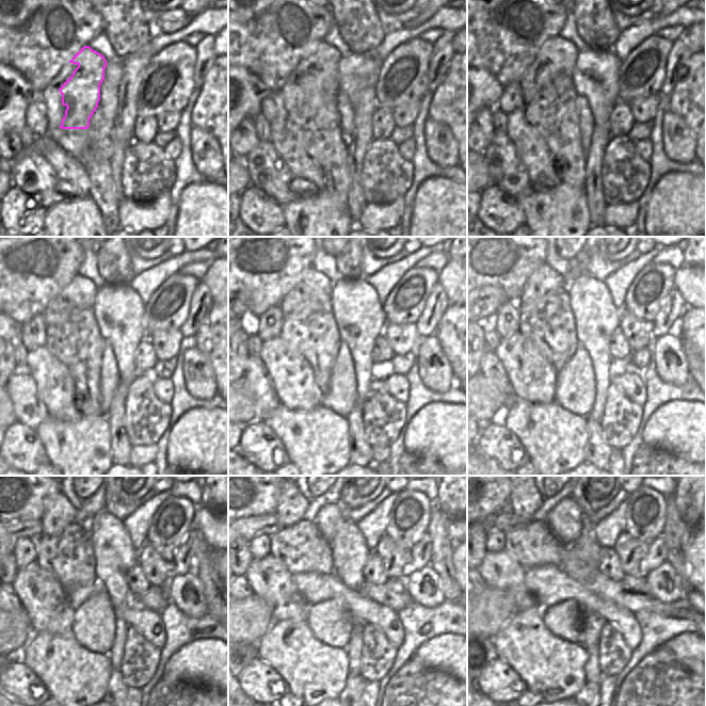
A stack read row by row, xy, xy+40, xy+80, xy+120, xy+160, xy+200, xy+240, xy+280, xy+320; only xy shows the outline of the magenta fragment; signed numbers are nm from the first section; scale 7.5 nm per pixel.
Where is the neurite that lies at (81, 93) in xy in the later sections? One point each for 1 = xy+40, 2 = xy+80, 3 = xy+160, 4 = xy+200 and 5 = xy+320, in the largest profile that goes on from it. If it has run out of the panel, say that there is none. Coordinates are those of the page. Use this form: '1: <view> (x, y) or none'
1: xy+40 (324, 79)
2: xy+80 (562, 53)
3: xy+160 (313, 325)
4: xy+200 (544, 278)
5: xy+320 (525, 499)

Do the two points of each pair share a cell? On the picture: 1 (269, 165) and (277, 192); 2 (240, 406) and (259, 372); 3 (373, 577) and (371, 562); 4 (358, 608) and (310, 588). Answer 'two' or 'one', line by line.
1: one
2: two
3: one
4: one

